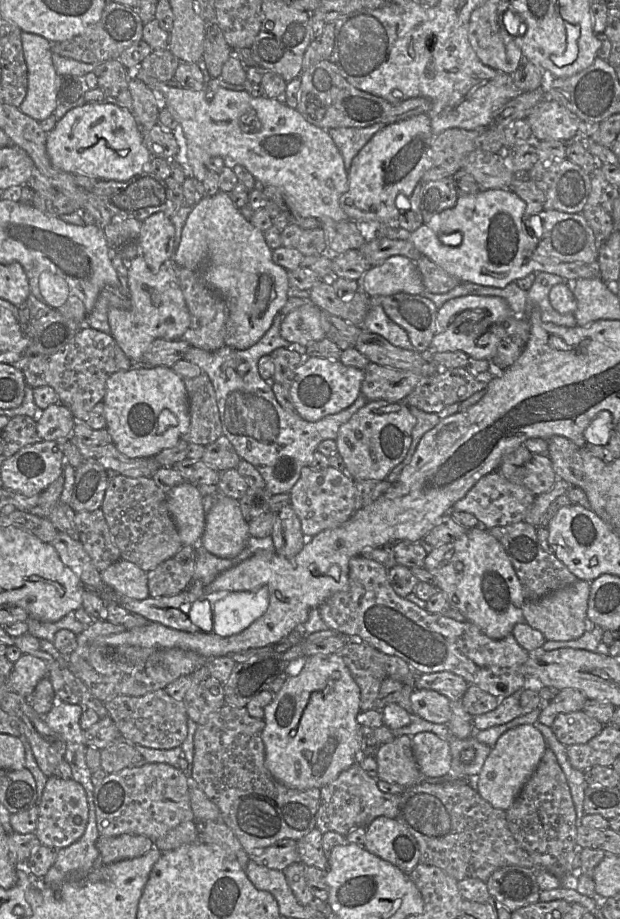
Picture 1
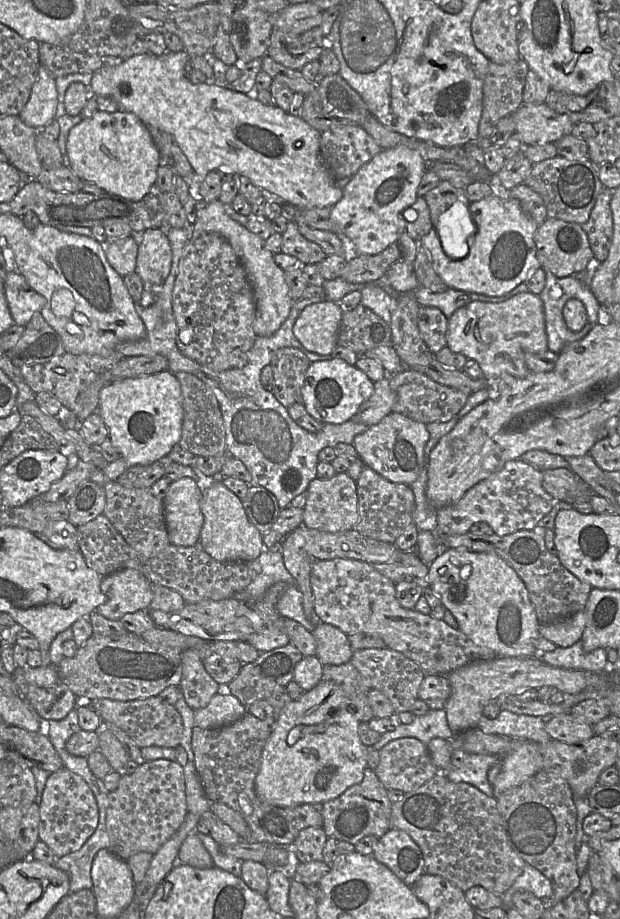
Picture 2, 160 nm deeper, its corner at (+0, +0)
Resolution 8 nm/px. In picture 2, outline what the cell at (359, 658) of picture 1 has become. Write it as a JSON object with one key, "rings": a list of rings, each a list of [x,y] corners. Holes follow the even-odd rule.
{"rings":[[[351,661],[341,665],[323,665],[322,680],[333,681],[343,689],[360,722],[368,723],[374,718],[368,702],[369,688],[364,684],[360,673]]]}

